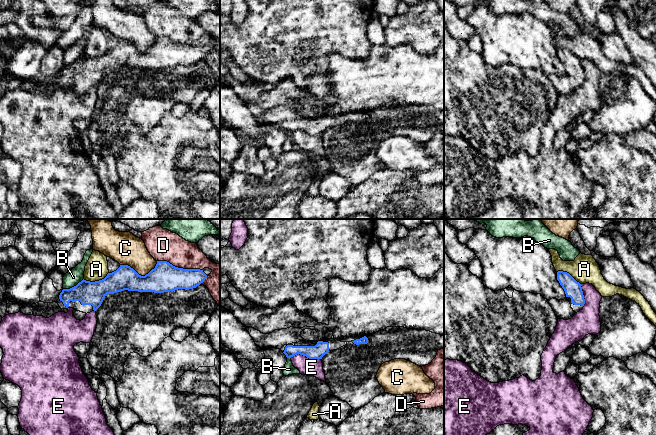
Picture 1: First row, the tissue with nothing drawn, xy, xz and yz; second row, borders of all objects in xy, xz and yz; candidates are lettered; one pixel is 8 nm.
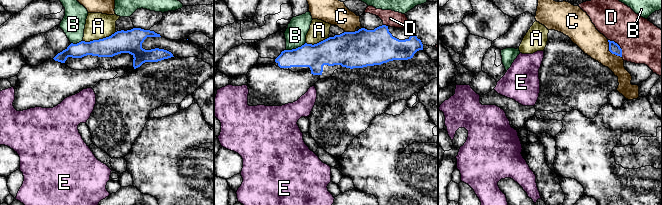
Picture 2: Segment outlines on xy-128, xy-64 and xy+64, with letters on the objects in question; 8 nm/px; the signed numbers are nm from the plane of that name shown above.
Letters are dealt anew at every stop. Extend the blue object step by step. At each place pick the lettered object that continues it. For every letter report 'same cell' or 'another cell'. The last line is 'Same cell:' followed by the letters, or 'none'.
A: another cell
B: another cell
C: another cell
D: another cell
E: another cell
Same cell: none

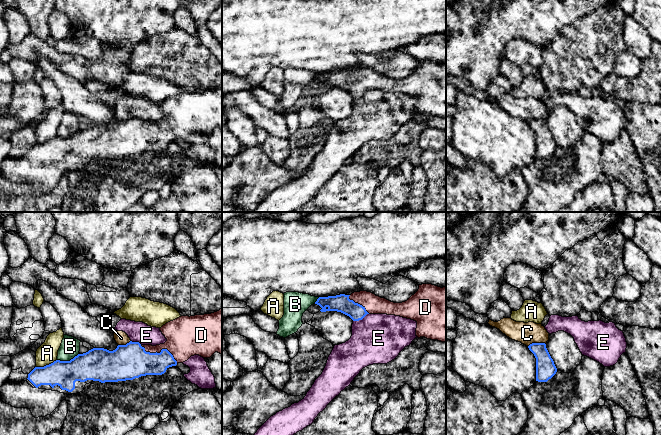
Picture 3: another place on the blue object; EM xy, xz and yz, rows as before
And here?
A: another cell
B: another cell
C: another cell
D: same cell
E: another cell
Same cell: D

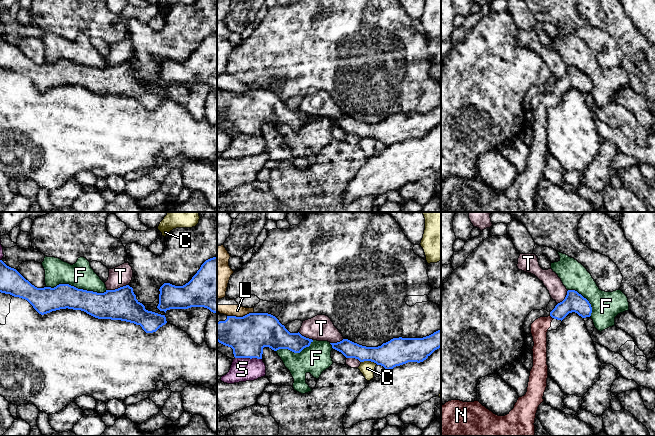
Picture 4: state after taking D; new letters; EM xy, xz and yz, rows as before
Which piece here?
C: another cell
F: another cell
L: another cell
N: same cell
S: another cell
T: another cell
Same cell: N

